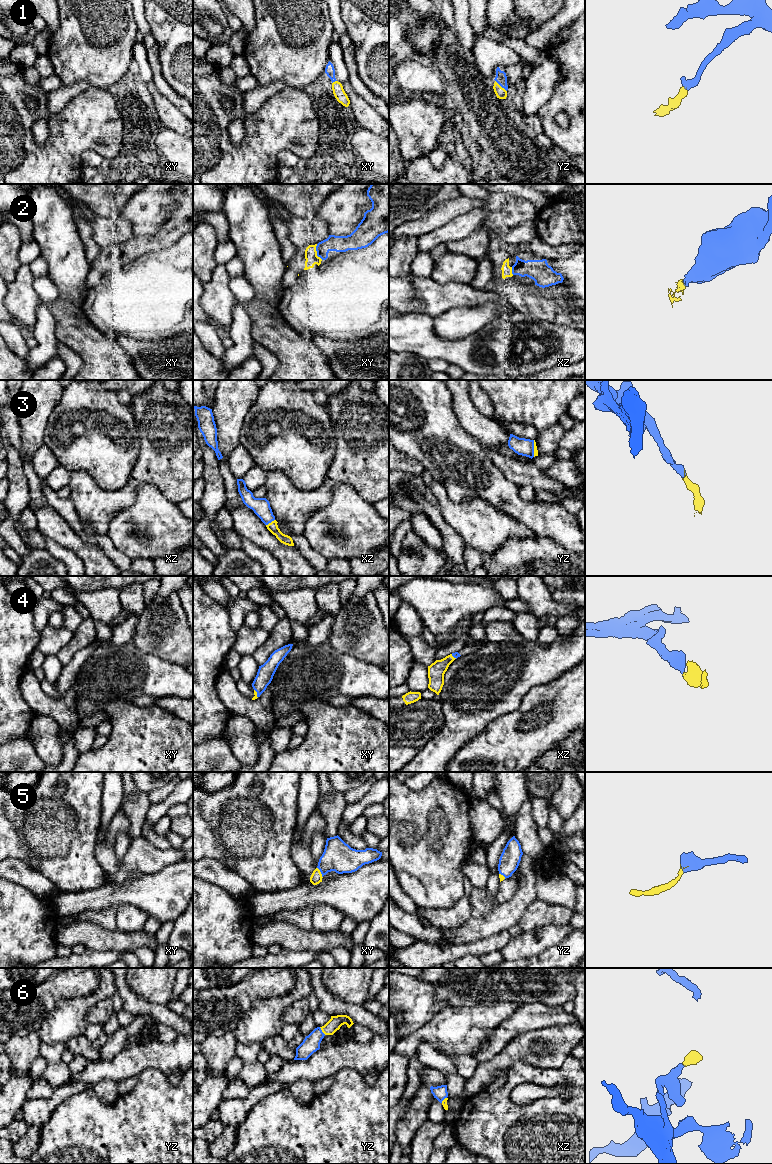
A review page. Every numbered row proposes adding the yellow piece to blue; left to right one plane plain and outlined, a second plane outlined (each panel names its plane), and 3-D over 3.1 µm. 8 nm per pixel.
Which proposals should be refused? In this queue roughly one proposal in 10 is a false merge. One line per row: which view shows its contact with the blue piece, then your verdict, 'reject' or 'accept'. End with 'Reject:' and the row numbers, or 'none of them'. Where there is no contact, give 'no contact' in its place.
1: yz | accept
2: xy | accept
3: xz | accept
4: xy | accept
5: xy | accept
6: yz | accept
Reject: none of them

